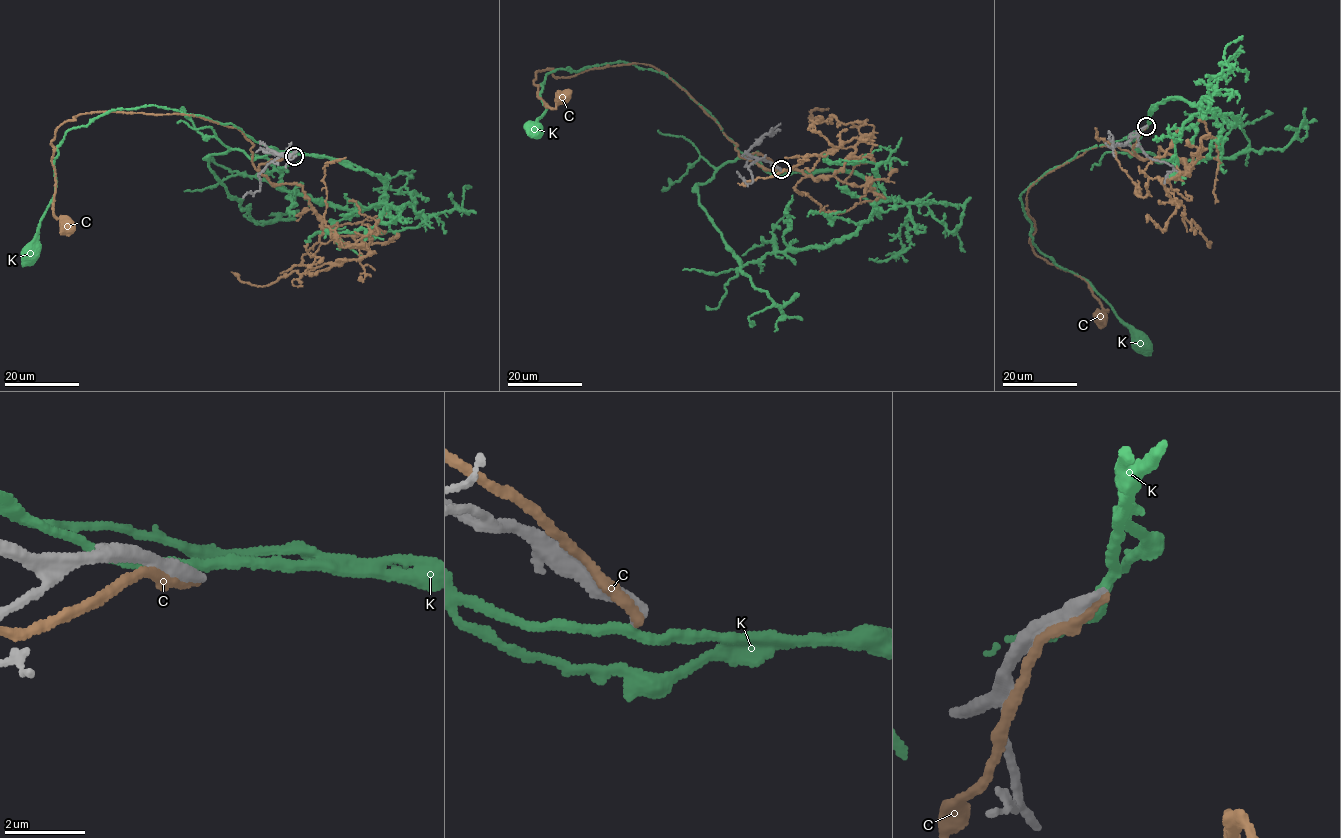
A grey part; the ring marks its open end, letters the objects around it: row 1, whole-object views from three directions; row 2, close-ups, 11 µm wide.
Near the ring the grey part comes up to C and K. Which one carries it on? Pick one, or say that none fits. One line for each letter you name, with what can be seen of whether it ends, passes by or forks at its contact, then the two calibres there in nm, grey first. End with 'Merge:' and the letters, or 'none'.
Merge: none

